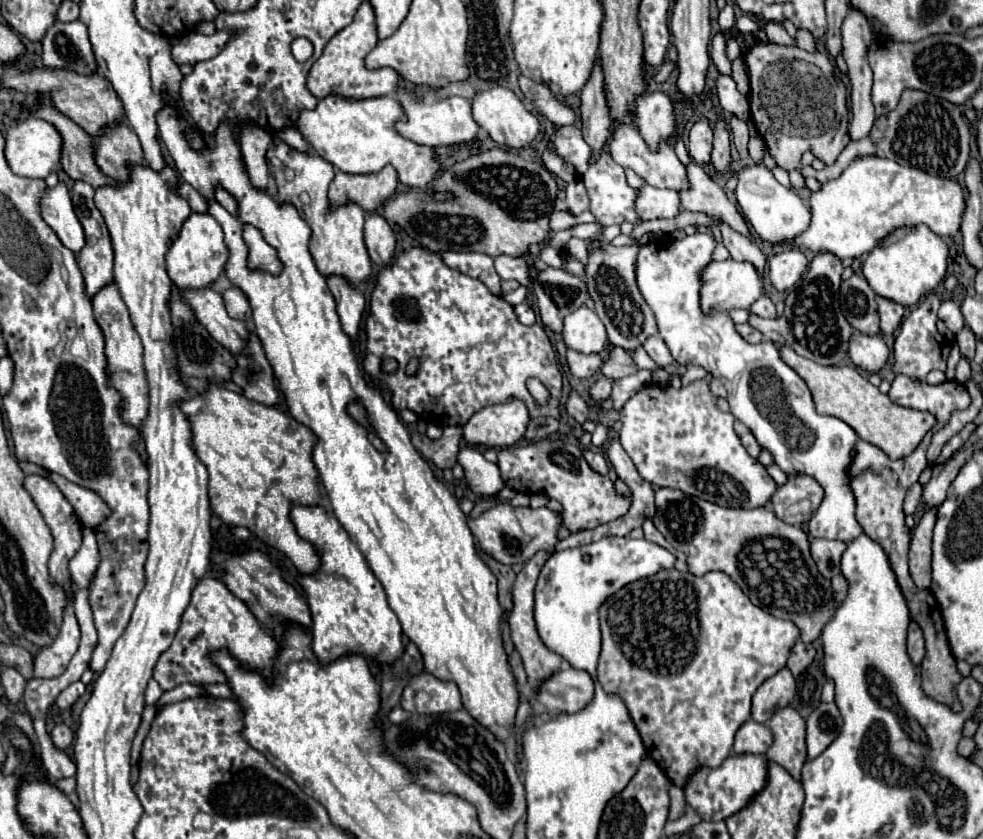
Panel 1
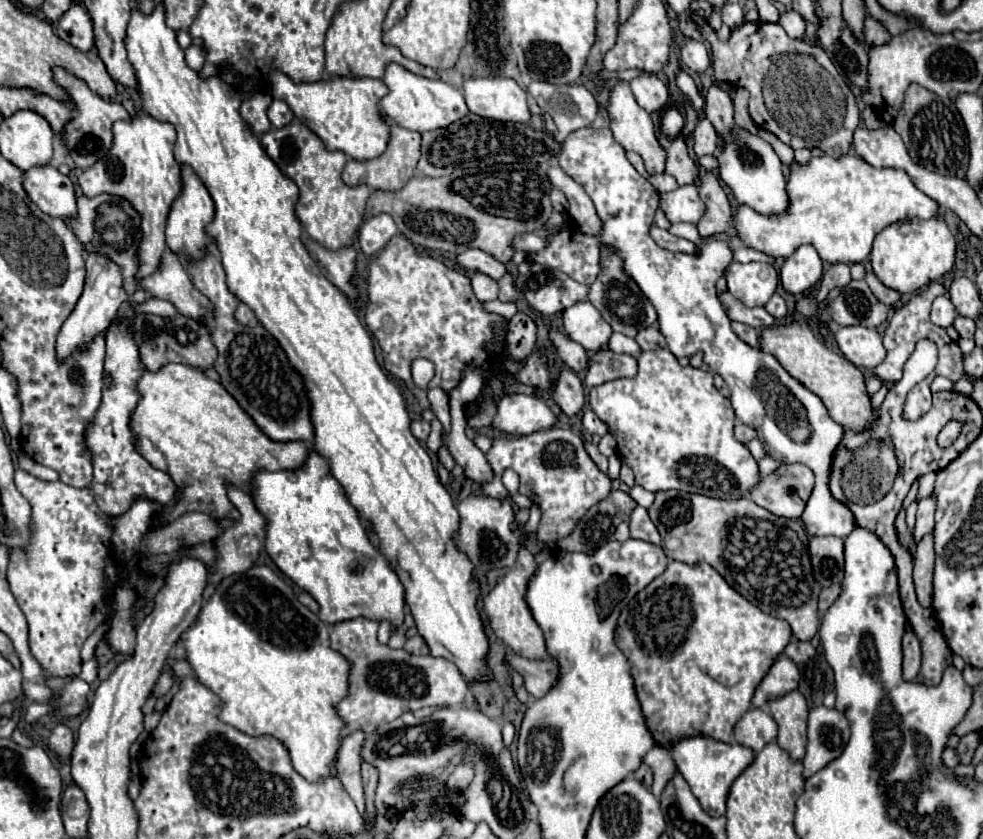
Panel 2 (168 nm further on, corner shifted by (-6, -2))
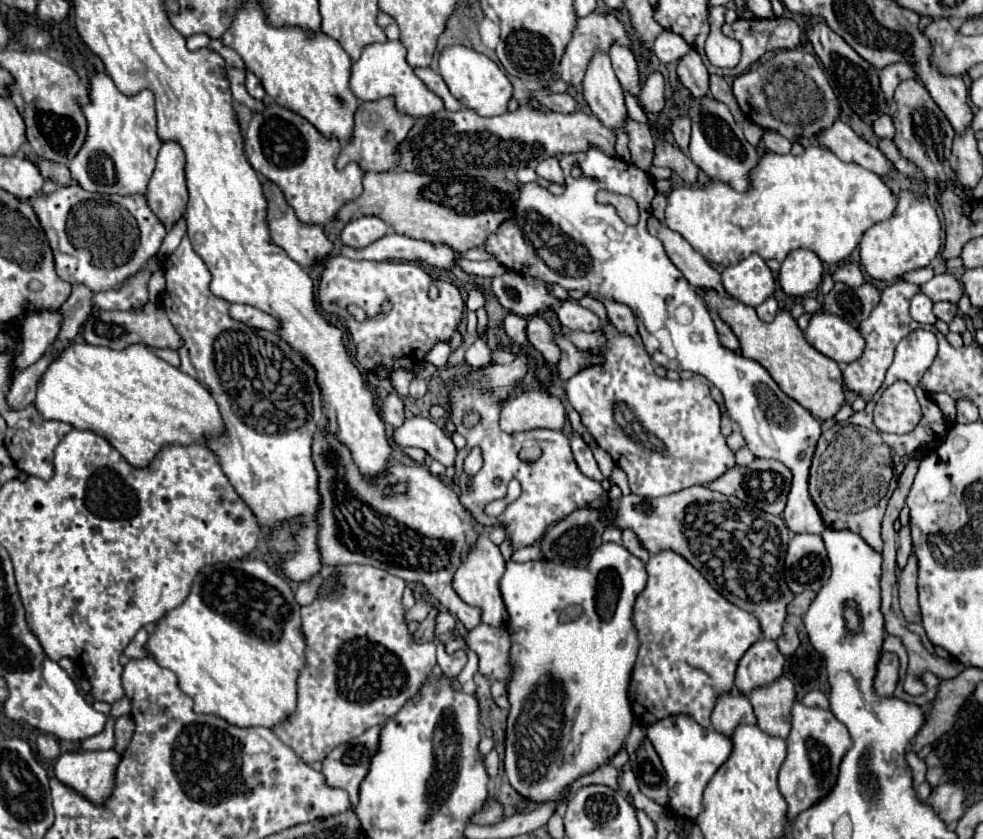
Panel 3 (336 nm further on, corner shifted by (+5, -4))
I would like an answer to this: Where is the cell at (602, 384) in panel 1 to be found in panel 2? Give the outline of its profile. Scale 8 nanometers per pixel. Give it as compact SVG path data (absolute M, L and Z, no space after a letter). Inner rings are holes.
M668 348L640 352L638 374L634 378L618 378L590 388L588 404L596 416L608 424L608 432L616 438L620 460L634 470L636 484L644 490L682 490L734 500L746 496L752 482L760 478L756 460L748 448L734 438L734 410L730 400L722 398L714 388L712 374L700 368L680 366Z

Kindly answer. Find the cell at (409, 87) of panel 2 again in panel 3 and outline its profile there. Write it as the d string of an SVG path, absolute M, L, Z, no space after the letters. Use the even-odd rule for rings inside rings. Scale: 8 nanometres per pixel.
M397 40L385 44L369 44L363 50L361 58L353 64L351 90L363 102L373 102L385 96L393 96L397 112L405 112L405 116L413 118L433 116L433 112L445 110L445 102L435 92L429 92L429 88L425 88L425 84L415 76L413 68L405 62L405 48Z

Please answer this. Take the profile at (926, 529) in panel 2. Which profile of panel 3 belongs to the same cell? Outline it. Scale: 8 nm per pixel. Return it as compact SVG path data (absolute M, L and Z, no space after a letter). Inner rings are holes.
M909 524L901 526L901 530L897 532L897 566L903 568L907 564L907 558L913 550L913 542L909 536Z

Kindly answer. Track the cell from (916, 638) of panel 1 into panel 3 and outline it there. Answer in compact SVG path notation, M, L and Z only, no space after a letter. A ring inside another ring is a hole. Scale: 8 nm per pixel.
M883 652L877 666L875 690L881 696L891 696L895 692L897 682L899 682L899 658L895 652Z

